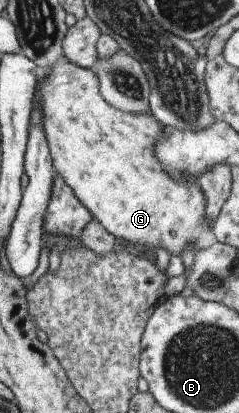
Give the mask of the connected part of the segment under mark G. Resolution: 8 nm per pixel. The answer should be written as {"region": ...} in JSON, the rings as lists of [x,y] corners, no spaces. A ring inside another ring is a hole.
{"region":[[[65,60],[51,66],[46,79],[34,88],[33,99],[40,107],[42,129],[46,135],[53,171],[110,235],[118,241],[142,244],[146,249],[160,247],[168,255],[176,257],[180,257],[184,247],[190,247],[193,252],[199,250],[195,245],[199,235],[211,229],[208,219],[204,217],[204,195],[192,179],[170,179],[154,157],[152,147],[165,130],[164,126],[146,113],[120,111],[108,105],[98,91],[98,77],[93,71]]]}

